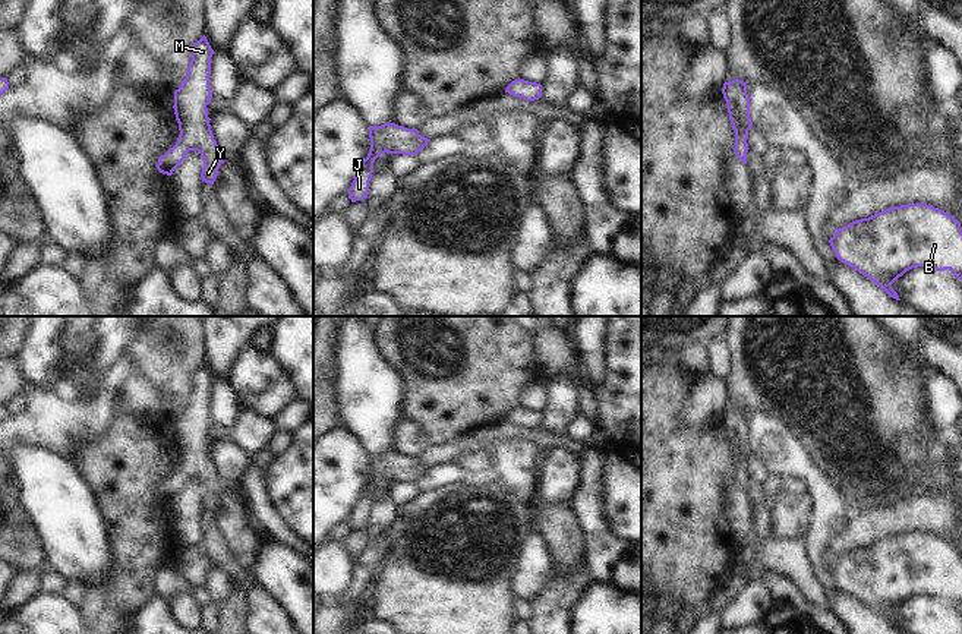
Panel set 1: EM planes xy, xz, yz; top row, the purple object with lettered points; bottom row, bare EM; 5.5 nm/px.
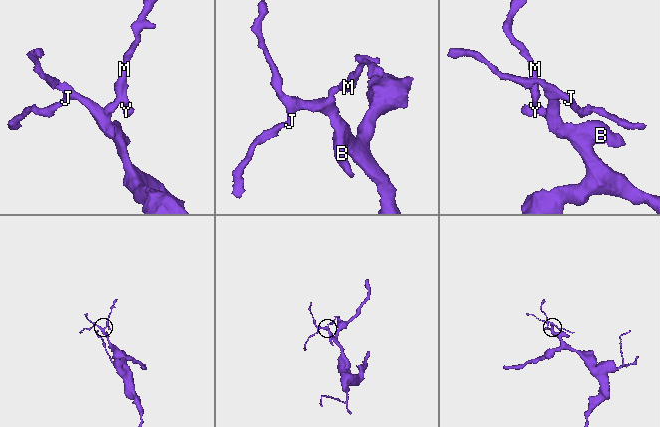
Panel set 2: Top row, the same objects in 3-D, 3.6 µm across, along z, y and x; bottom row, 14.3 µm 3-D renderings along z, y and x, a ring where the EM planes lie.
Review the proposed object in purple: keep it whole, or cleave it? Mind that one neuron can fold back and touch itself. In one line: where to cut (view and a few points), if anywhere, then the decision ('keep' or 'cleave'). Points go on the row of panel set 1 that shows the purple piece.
no cut | keep

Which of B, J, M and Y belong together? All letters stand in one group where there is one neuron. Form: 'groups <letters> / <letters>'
groups B J M Y

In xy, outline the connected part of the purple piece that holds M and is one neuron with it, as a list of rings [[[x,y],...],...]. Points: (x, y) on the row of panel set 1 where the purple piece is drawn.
[[[205,35],[193,44],[187,76],[174,91],[173,108],[180,135],[176,145],[161,155],[157,164],[160,173],[171,176],[189,151],[198,151],[204,161],[202,182],[209,184],[214,184],[218,168],[225,161],[214,139],[206,108],[212,98],[209,85],[212,54],[214,50]]]

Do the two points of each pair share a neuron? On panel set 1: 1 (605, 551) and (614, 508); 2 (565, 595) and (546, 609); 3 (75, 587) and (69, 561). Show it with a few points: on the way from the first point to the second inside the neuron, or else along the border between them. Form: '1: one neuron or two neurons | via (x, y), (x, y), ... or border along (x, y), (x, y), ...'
1: two neurons | border along (602, 494), (602, 511), (606, 524), (625, 539)
2: one neuron | via (561, 595), (551, 605)
3: two neurons | border along (66, 580), (76, 580), (82, 586)

